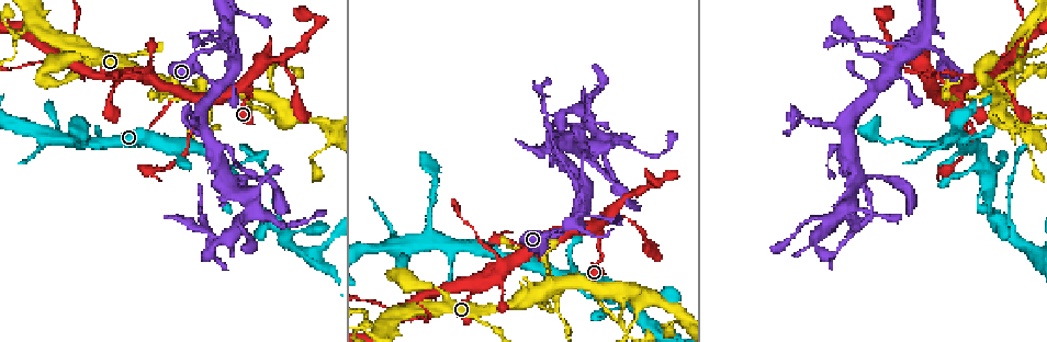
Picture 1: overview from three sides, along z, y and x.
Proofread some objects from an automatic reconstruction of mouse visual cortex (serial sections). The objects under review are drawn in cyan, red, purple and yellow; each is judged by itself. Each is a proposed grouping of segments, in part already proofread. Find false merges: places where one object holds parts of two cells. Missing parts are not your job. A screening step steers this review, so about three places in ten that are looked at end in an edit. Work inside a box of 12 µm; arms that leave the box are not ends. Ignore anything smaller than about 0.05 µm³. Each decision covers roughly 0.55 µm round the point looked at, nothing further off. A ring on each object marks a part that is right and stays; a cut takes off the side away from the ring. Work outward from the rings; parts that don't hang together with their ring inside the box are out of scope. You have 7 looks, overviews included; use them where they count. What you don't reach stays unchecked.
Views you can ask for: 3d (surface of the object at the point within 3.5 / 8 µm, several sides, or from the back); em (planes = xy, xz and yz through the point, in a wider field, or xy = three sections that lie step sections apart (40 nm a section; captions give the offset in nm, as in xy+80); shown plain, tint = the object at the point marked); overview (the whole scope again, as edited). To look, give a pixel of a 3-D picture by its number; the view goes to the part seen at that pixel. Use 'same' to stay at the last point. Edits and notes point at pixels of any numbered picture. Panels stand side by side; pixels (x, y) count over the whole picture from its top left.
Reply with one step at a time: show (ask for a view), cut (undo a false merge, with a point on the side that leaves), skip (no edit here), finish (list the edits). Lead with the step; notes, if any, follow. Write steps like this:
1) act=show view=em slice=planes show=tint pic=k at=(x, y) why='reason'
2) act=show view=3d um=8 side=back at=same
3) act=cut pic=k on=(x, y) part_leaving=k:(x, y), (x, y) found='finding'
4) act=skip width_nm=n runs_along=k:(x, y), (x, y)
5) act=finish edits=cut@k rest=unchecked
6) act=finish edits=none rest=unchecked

act=show view=3d um=8 pic=1 at=(1009, 208) why='thin neck'

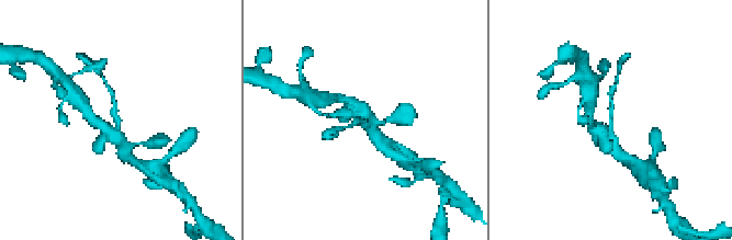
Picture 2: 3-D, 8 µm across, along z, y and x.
act=show view=em slice=planes show=tint pic=2 at=(612, 120) arm_widths_nm=150,400 why='need the tissue'

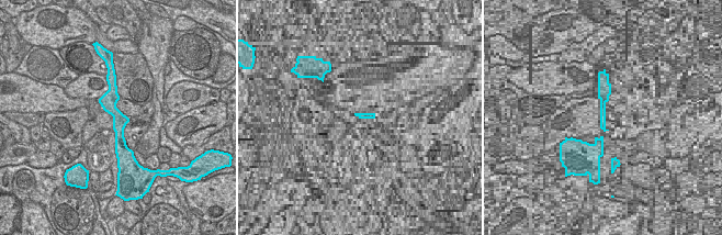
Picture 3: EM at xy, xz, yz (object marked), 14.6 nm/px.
act=skip found='all the same cell'

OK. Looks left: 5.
act=show view=3d um=3.5 pic=1 at=(550, 287) why='sharp bend'

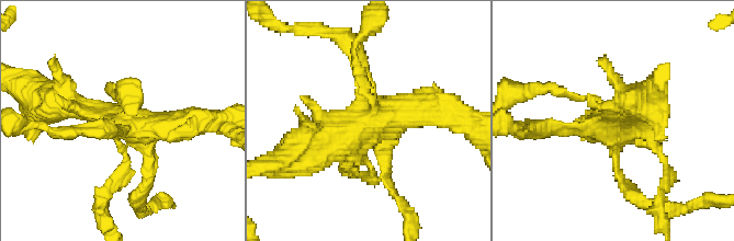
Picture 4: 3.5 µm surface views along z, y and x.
act=show view=em slice=xy step=2 show=tint pic=4 at=(128, 122) why='shape alone is not enough'

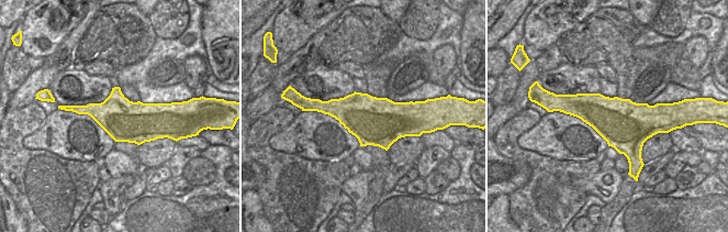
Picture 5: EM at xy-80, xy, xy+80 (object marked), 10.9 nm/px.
act=skip runs_along=4:(308, 147), (373, 118), (443, 113) found='all the same cell'

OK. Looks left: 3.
act=show view=3d um=3.5 pic=1 at=(585, 180) why='thin arm on a thick one'

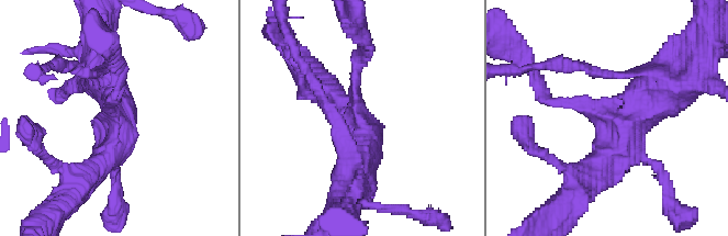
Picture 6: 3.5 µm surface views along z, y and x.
act=show view=em slice=xy step=2 show=tint pic=6 at=(115, 115)

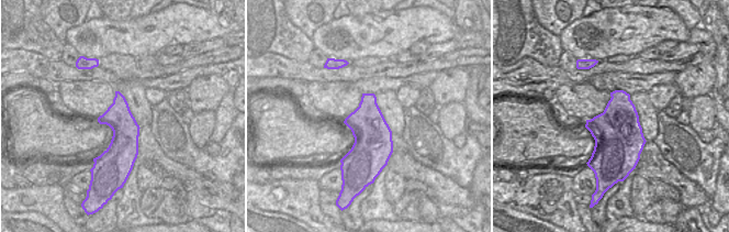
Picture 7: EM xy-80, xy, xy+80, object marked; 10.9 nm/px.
act=skip runs_along=6:(680, 86), (633, 115), (584, 176) found='one cell here'

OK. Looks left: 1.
act=finish edits=none rest=unchecked

